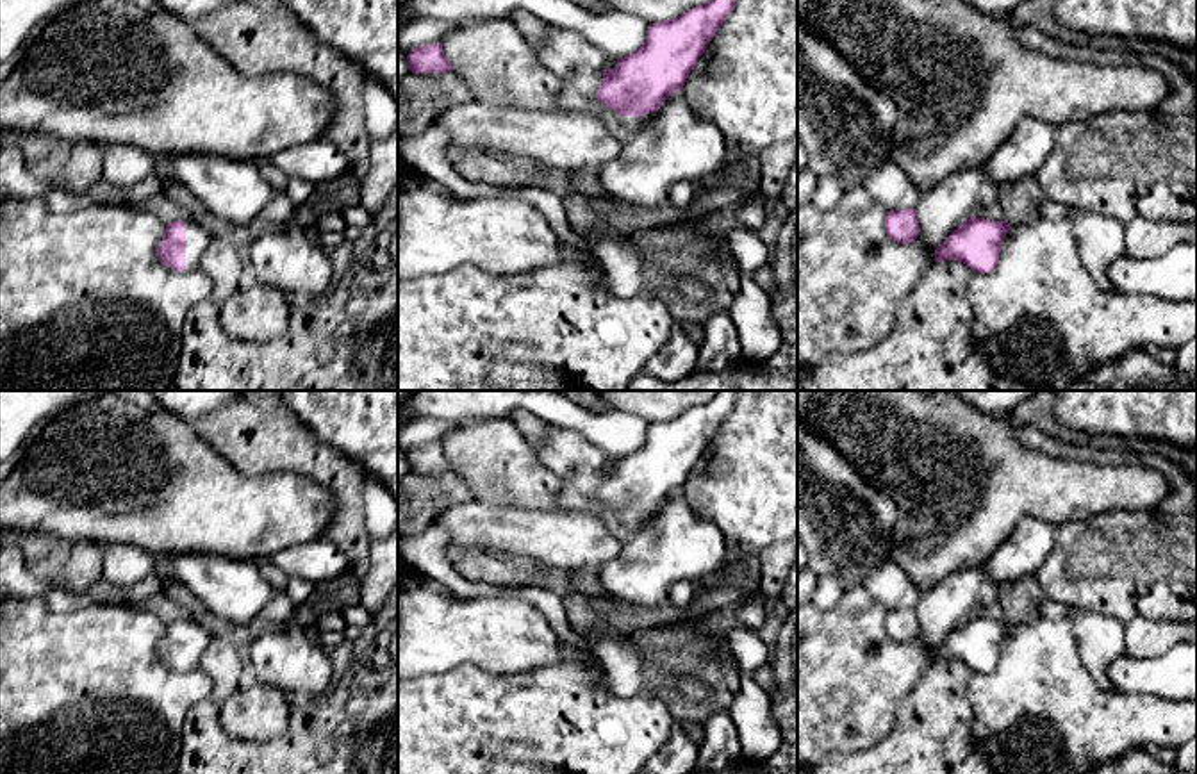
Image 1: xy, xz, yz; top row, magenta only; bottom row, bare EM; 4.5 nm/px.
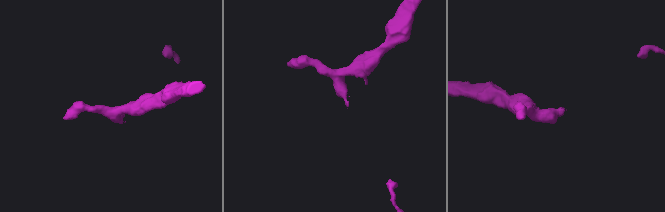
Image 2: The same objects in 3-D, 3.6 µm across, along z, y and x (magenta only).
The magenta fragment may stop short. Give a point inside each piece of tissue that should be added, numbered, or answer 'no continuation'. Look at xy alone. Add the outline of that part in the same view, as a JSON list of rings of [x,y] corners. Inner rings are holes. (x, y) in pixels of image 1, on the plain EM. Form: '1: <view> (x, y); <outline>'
1: xy (197, 637); [[[186,619],[186,671],[194,669],[205,647],[209,646],[212,633],[196,622]]]

